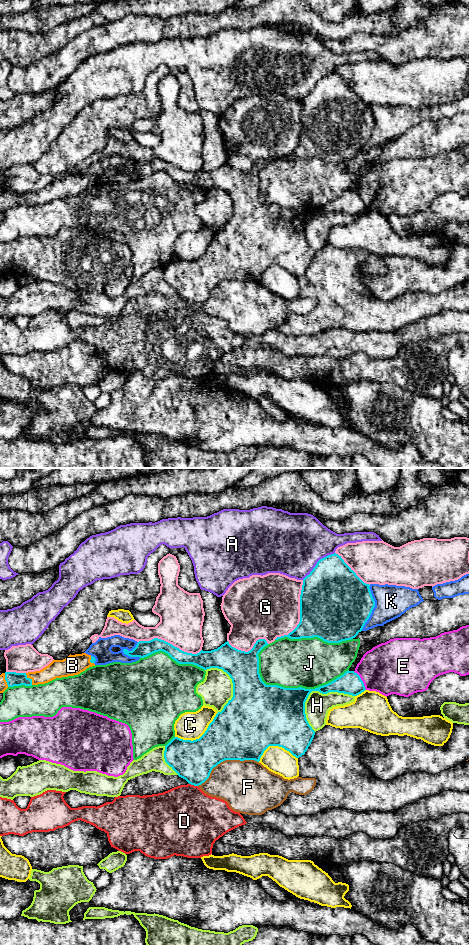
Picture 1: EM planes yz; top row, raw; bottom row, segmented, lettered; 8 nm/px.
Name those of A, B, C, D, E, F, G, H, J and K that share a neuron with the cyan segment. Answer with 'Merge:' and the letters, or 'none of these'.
Merge: B

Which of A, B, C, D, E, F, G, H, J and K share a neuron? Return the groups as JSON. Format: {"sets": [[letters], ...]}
{"sets": [["A"], ["B"], ["C"], ["D"], ["E"], ["F"], ["G"], ["H"], ["J"], ["K"]]}

